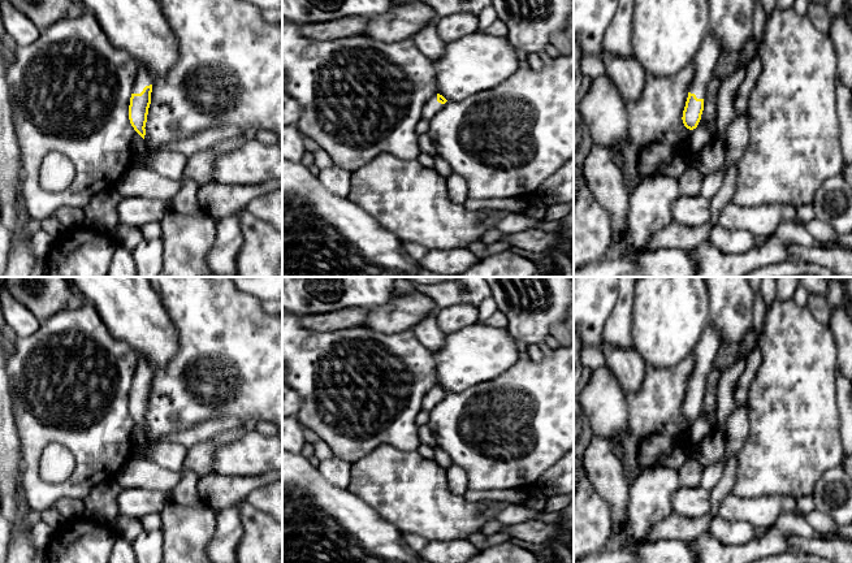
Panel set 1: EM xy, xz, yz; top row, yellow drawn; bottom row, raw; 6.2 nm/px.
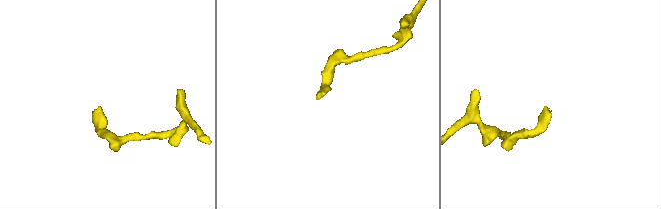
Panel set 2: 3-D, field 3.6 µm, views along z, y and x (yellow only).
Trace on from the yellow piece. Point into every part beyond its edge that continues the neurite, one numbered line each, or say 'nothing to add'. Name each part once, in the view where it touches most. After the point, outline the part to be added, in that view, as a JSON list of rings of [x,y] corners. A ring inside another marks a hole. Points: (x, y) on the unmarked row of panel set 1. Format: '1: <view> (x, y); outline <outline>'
1: xy (143, 369); outline [[[137,354],[138,363],[137,369],[133,376],[131,385],[140,385],[146,377],[150,377],[153,374],[153,368],[150,364],[148,359],[143,355]]]

